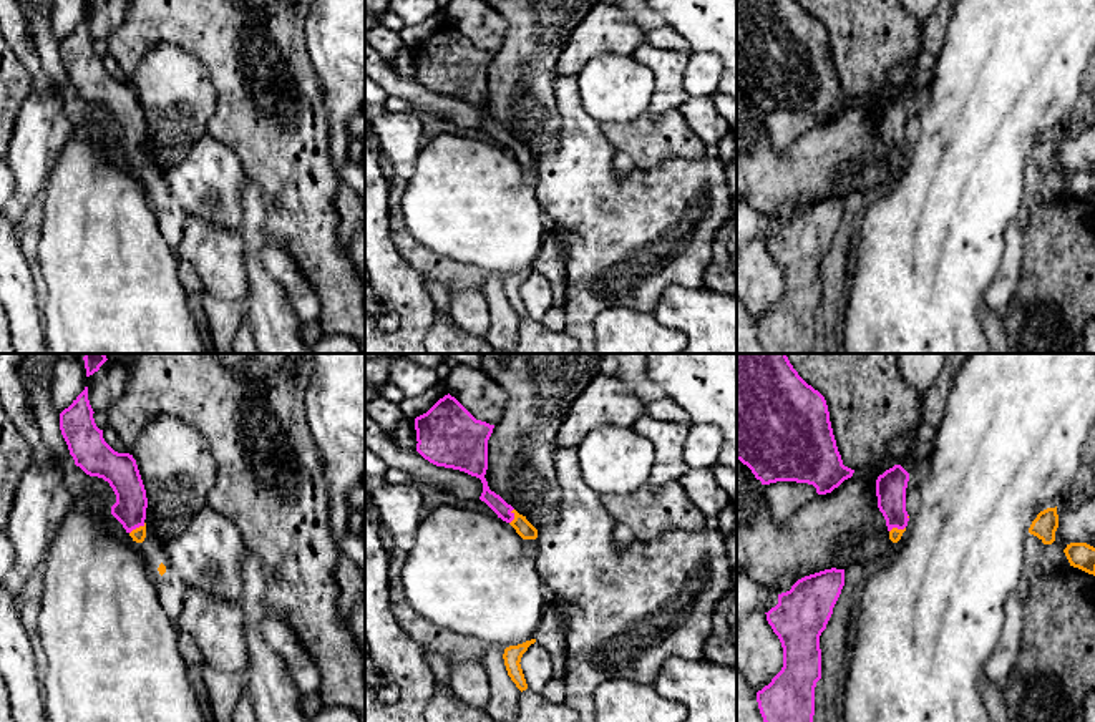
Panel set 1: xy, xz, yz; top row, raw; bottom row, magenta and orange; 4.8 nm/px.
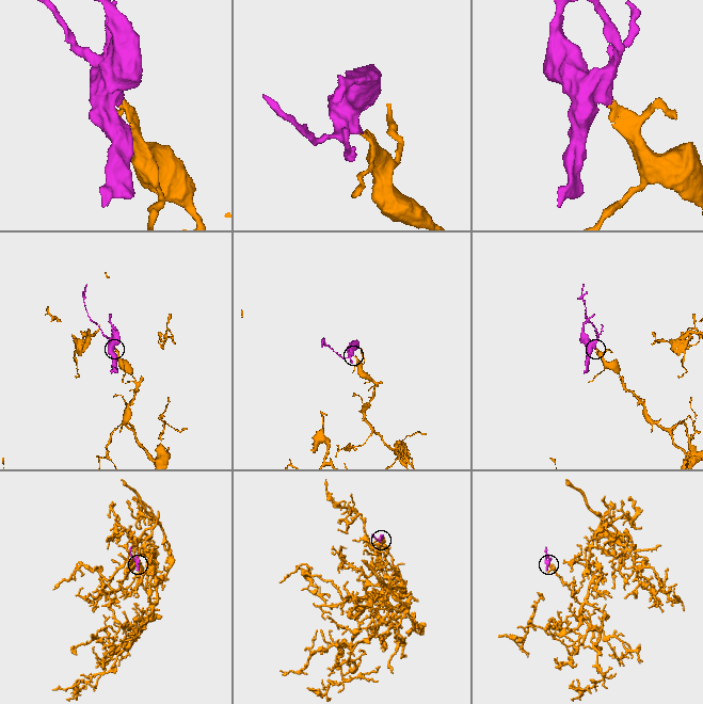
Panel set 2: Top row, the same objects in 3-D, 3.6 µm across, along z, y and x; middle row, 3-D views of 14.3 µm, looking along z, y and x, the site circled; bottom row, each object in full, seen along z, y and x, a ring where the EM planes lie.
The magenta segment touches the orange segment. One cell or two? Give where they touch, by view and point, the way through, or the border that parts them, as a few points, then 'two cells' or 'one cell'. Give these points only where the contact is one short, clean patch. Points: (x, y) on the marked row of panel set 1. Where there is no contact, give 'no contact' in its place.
meets magenta in xy at (136, 526); runs through xy (130, 510), (136, 526), (138, 535); one cell

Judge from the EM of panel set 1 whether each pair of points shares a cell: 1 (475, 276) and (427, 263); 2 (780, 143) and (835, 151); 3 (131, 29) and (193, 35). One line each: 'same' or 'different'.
1: same
2: different
3: same

